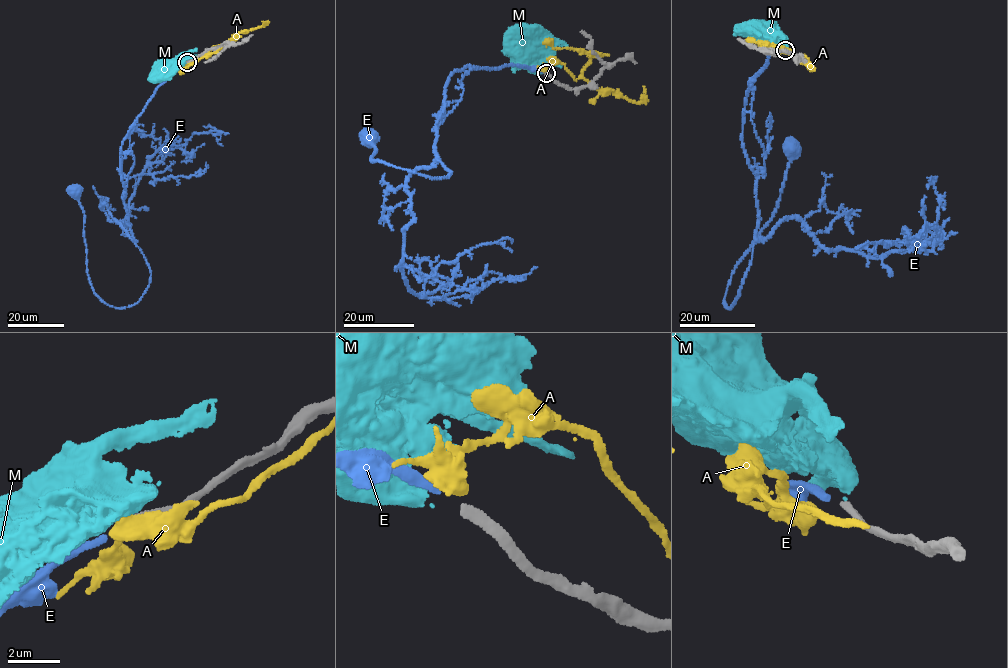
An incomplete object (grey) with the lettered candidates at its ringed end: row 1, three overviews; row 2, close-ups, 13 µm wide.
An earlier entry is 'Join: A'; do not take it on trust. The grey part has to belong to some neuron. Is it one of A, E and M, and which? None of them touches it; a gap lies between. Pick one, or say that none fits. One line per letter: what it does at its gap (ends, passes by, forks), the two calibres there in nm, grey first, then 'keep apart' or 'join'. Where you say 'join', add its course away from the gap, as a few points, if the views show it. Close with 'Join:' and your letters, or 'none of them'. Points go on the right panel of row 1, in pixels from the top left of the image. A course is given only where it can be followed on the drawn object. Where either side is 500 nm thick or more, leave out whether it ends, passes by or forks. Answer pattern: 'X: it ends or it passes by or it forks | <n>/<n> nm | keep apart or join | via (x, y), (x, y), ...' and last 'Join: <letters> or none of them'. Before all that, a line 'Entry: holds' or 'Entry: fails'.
Entry: fails
A: 300/650 nm | keep apart
E: it ends | 300/300 nm | join | via (783, 49), (769, 53), (745, 95), (742, 142), (758, 222), (726, 307), (732, 269), (772, 215), (791, 148)
M: it ends | 300/280 nm | keep apart
Join: E

